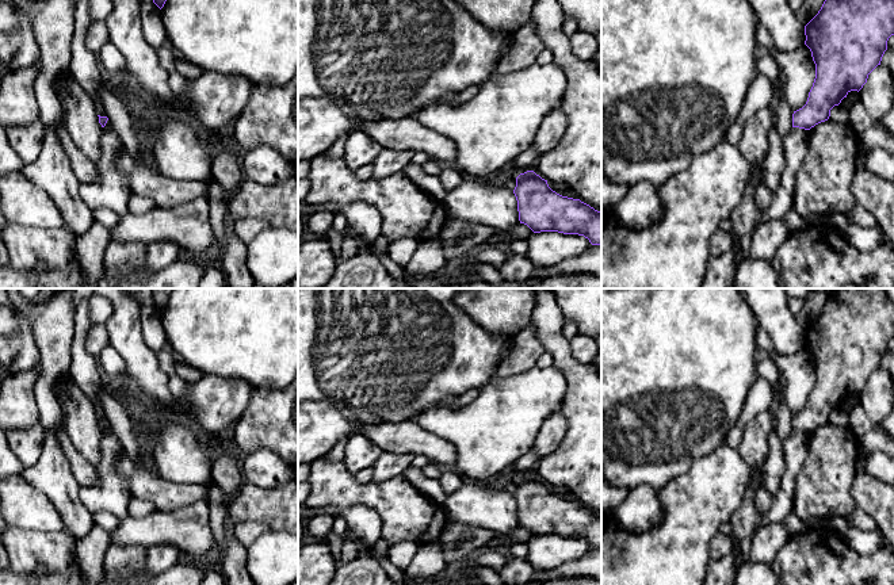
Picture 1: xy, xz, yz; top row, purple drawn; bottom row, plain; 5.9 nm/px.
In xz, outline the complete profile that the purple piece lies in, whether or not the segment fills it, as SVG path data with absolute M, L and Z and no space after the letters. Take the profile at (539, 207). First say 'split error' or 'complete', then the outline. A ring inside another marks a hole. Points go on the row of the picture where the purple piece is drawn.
complete; M534 171L516 177L513 194L520 223L527 225L534 233L578 234L592 245L601 245L601 211L580 199L557 194L549 187L547 180Z

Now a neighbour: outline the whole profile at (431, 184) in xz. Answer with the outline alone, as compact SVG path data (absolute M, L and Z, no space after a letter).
M408 164L402 171L404 176L413 181L420 190L432 198L442 200L447 195L447 190L442 186L438 176L427 173L421 165Z

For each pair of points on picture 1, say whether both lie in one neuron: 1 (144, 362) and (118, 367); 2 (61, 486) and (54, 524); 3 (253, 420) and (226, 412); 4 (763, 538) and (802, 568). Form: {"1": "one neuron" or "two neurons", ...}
{"1": "two neurons", "2": "two neurons", "3": "two neurons", "4": "two neurons"}

